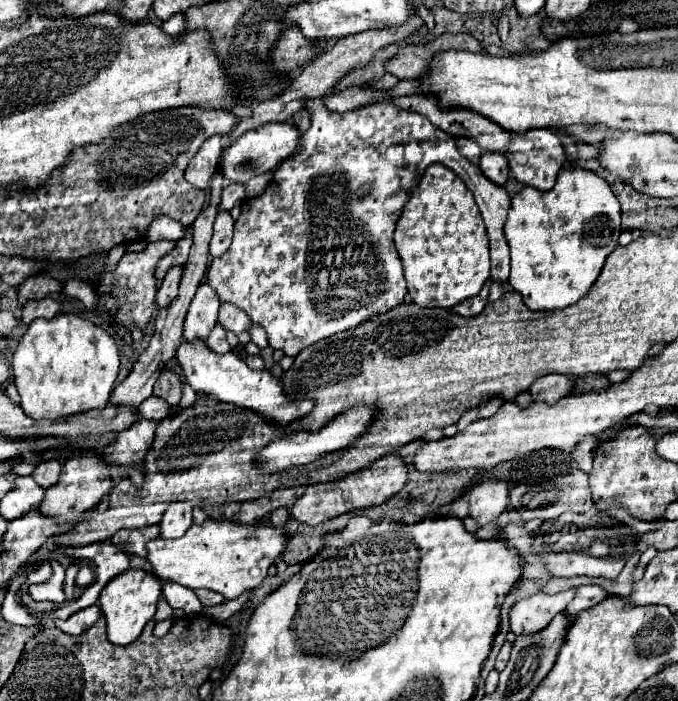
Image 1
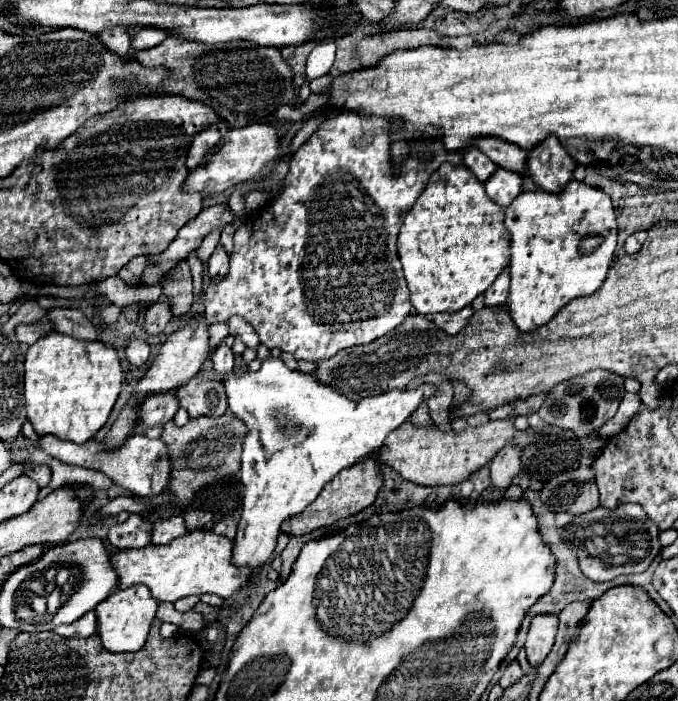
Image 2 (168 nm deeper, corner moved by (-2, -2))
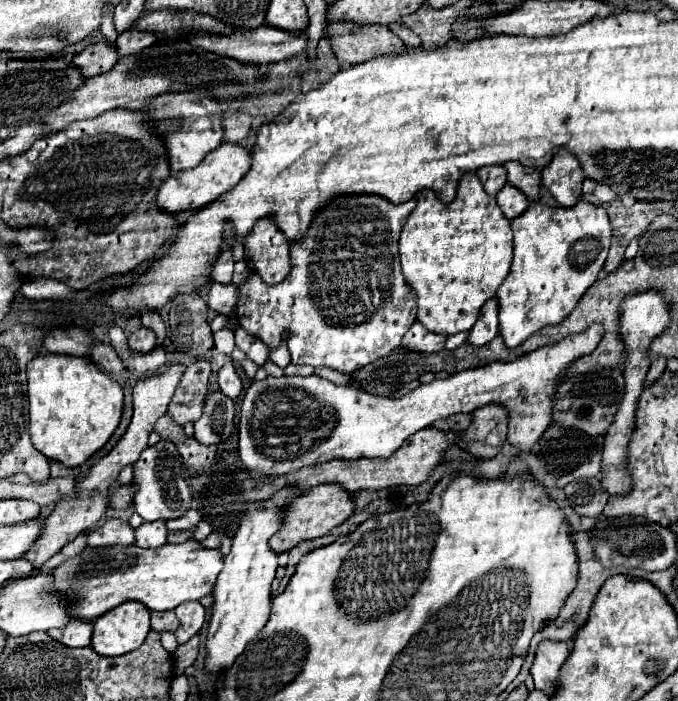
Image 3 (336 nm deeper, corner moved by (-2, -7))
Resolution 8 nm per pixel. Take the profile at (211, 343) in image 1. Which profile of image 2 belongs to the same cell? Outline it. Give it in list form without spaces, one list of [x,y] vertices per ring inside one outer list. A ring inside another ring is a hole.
[[[221,343],[213,353],[211,353],[211,361],[213,367],[219,375],[225,375],[229,371],[233,371],[233,351],[231,347],[227,347],[225,343]]]

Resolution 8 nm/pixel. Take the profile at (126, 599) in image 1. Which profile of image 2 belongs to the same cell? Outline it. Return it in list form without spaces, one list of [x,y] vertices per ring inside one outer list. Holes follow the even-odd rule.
[[[129,587],[129,589],[117,589],[113,591],[105,601],[101,601],[95,607],[97,613],[97,631],[101,637],[101,643],[107,651],[113,653],[125,653],[125,651],[139,651],[147,639],[151,621],[157,611],[157,599],[149,595],[147,587]]]

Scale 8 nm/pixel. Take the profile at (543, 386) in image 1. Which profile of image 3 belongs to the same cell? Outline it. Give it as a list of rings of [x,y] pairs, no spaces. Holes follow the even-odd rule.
[[[493,404],[473,412],[471,426],[461,432],[461,448],[475,456],[495,456],[507,434],[507,410]]]

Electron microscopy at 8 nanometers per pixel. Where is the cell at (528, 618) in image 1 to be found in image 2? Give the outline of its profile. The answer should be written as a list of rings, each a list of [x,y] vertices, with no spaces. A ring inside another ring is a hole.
[[[535,615],[531,619],[527,643],[525,643],[527,659],[531,665],[543,663],[543,659],[551,651],[557,635],[557,623],[559,623],[557,615]]]

